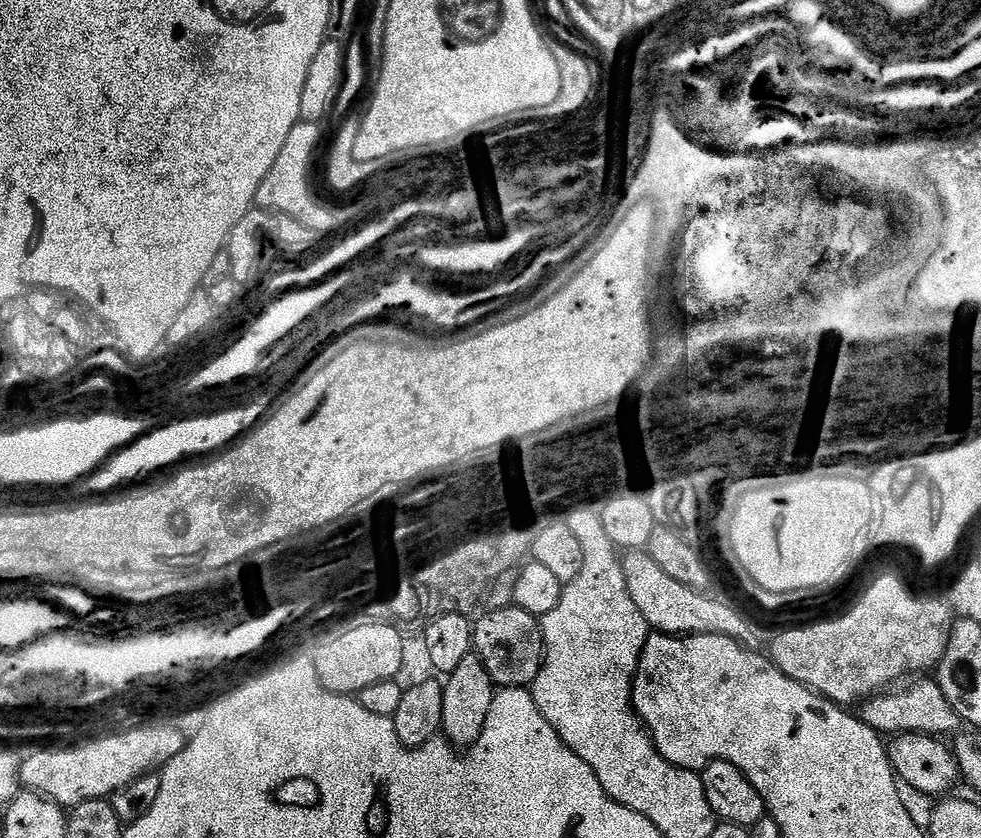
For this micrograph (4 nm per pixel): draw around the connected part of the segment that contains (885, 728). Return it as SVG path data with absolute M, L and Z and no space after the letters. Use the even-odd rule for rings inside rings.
M920 678L912 683L916 682L917 684L912 684L909 688L897 687L895 690L877 694L871 700L863 701L858 712L860 719L888 738L895 738L901 732L913 732L919 736L937 738L948 738L948 735L951 737L959 733L962 728L960 715L956 713L954 706L950 706L950 702L946 702L946 694L942 694L935 679Z

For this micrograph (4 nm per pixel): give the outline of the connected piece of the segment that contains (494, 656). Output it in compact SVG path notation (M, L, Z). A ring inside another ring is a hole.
M515 606L496 608L486 613L480 621L477 619L472 629L472 647L486 666L493 685L500 688L528 688L544 661L544 635L540 633L540 620Z

